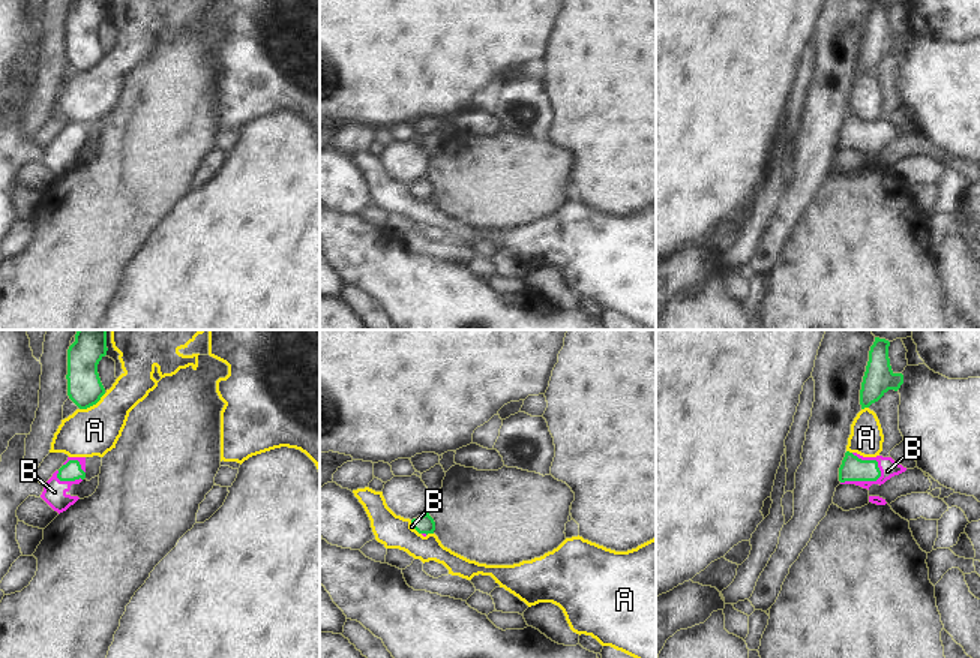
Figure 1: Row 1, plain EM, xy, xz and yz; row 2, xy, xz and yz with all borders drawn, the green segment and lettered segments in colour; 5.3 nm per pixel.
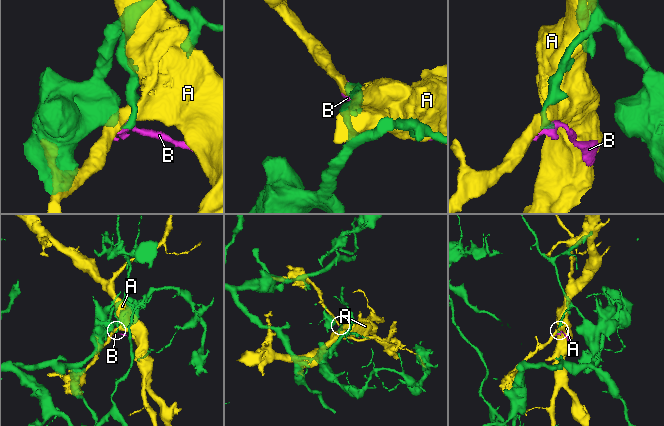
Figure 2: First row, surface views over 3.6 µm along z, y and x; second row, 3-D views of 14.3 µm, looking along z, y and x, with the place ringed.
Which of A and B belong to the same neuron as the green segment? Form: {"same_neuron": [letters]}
{"same_neuron": ["B"]}

